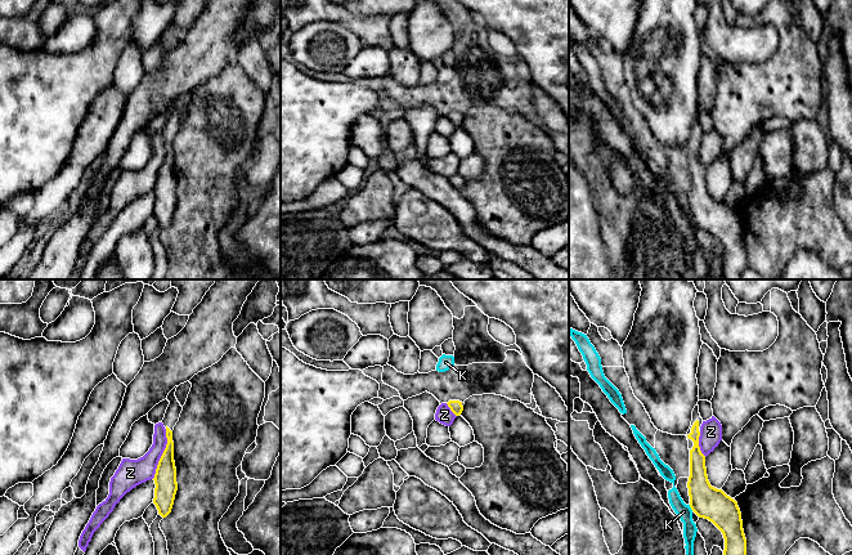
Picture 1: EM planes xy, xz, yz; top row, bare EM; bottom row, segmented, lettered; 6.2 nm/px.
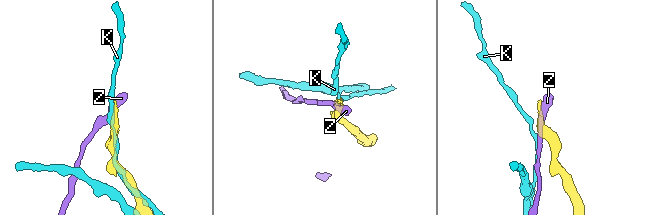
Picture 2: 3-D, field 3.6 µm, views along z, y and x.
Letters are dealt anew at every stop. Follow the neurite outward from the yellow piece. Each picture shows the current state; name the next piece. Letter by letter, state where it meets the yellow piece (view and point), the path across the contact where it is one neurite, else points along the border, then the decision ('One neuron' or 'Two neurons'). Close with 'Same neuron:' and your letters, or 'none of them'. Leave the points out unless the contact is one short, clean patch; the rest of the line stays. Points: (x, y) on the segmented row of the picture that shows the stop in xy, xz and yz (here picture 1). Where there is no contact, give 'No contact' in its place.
K: Touches yellow at yz (690, 506). Boundary: yz (689, 505), (693, 510). Two neurons
Z: Touches yellow at xy (162, 453). Boundary: xy (166, 429), (166, 447), (152, 478). Two neurons
Same neuron: none of them

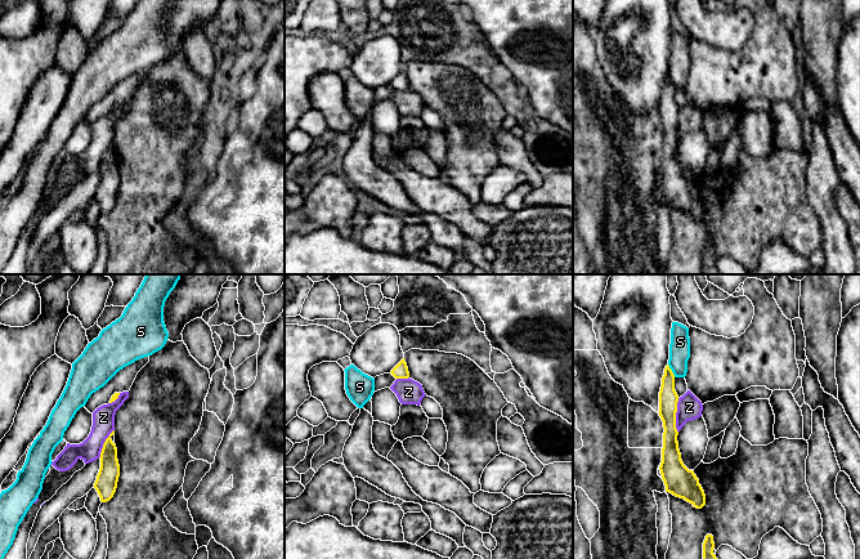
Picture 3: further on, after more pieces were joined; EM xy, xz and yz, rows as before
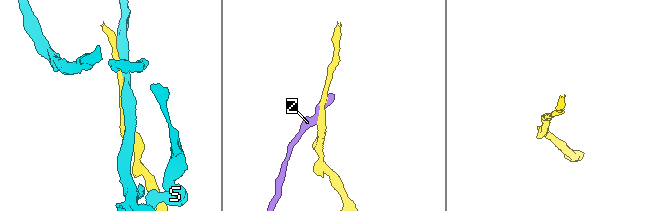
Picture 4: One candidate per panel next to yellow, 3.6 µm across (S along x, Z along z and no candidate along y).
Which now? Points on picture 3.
S: Touches yellow at yz (671, 371). Two neurons
Z: Touches yellow at yz (675, 415). Boundary: yz (679, 398), (676, 408), (677, 432). Two neurons
Same neuron: none of them

